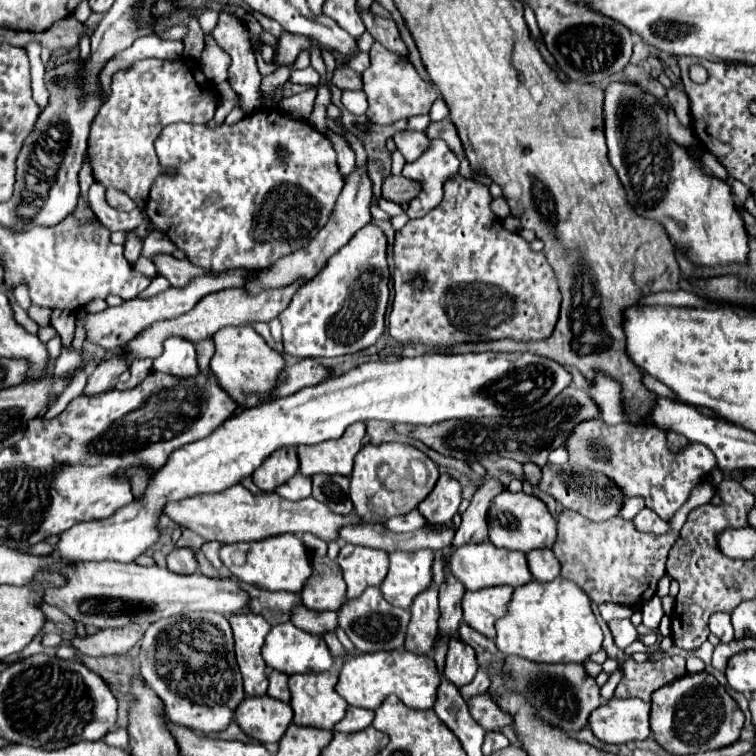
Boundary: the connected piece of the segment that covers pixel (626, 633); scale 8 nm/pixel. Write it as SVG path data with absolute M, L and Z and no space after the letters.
M614 619L614 621L608 623L608 627L610 627L612 635L614 635L614 643L620 649L626 649L638 637L636 627L630 623L630 619Z

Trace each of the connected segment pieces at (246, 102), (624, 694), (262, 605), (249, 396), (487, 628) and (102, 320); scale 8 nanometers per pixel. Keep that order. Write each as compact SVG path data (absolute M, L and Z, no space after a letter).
M220 13L220 21L218 25L212 29L212 37L216 39L216 43L232 57L232 65L228 69L228 83L230 87L236 91L238 95L238 101L224 101L218 105L216 109L216 115L214 115L214 121L220 125L224 123L226 115L234 109L234 107L240 107L246 115L262 109L262 103L260 103L260 91L258 91L258 85L260 85L260 71L258 71L258 65L256 65L256 57L252 53L252 45L250 45L250 35L248 35L248 27L238 21L234 15L228 15L228 13Z
M684 657L648 659L644 663L626 659L622 663L622 671L624 671L624 677L616 687L616 697L618 699L638 697L642 701L650 701L656 689L686 675L686 661Z
M240 583L240 589L244 589L250 595L248 607L252 613L262 615L270 625L280 625L288 621L288 613L292 605L296 605L300 599L294 593L280 593L280 591L266 591L258 589L248 583Z
M244 325L240 329L224 327L214 337L214 355L210 359L210 369L216 375L220 389L224 389L238 405L260 405L274 389L276 377L282 367L284 357L268 347L268 343L250 325Z
M496 587L496 589L478 589L468 591L462 601L464 621L472 625L472 629L484 633L486 637L496 637L494 623L506 615L506 605L512 599L512 587Z
M232 269L232 273L220 273L220 275L208 275L208 277L198 277L196 281L192 281L192 285L188 285L188 289L176 289L170 287L168 291L152 297L152 299L132 299L132 301L124 301L118 307L108 307L102 313L92 313L86 317L86 339L98 343L100 347L104 347L106 351L112 349L120 349L120 345L124 345L124 341L132 341L138 333L142 333L146 327L150 327L156 321L162 319L176 319L182 313L186 313L188 309L192 309L196 305L196 301L200 301L200 297L204 297L204 293L214 293L226 287L238 287L244 285L248 273L244 273L244 269Z

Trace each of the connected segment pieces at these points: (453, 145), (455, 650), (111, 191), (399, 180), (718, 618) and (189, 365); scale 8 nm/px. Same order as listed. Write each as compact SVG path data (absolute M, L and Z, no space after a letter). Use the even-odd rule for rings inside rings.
M442 119L438 123L430 123L424 131L428 135L428 139L442 139L446 141L446 145L462 159L464 157L464 149L462 149L462 143L458 139L458 133L456 133L456 127L452 125L450 119Z
M452 637L448 645L444 677L460 689L474 679L476 671L478 671L478 663L476 663L474 649L468 645L462 645L458 637Z
M108 187L106 189L106 201L108 201L110 207L114 207L118 211L132 211L136 207L136 203L126 193L120 193L114 187Z
M390 175L384 183L382 183L382 197L388 201L394 201L398 205L410 203L416 195L420 193L420 183L416 181L408 181L402 175Z
M714 613L710 617L710 631L720 639L720 643L732 641L734 639L734 631L732 631L732 623L730 623L730 615Z
M170 337L170 341L164 341L164 353L154 361L154 371L170 373L176 377L198 375L200 369L196 365L196 347L180 337Z

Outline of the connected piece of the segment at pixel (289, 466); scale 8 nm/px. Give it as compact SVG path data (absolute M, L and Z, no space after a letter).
M278 449L252 473L252 481L262 491L274 491L276 487L284 485L294 473L298 471L298 455L296 449Z

